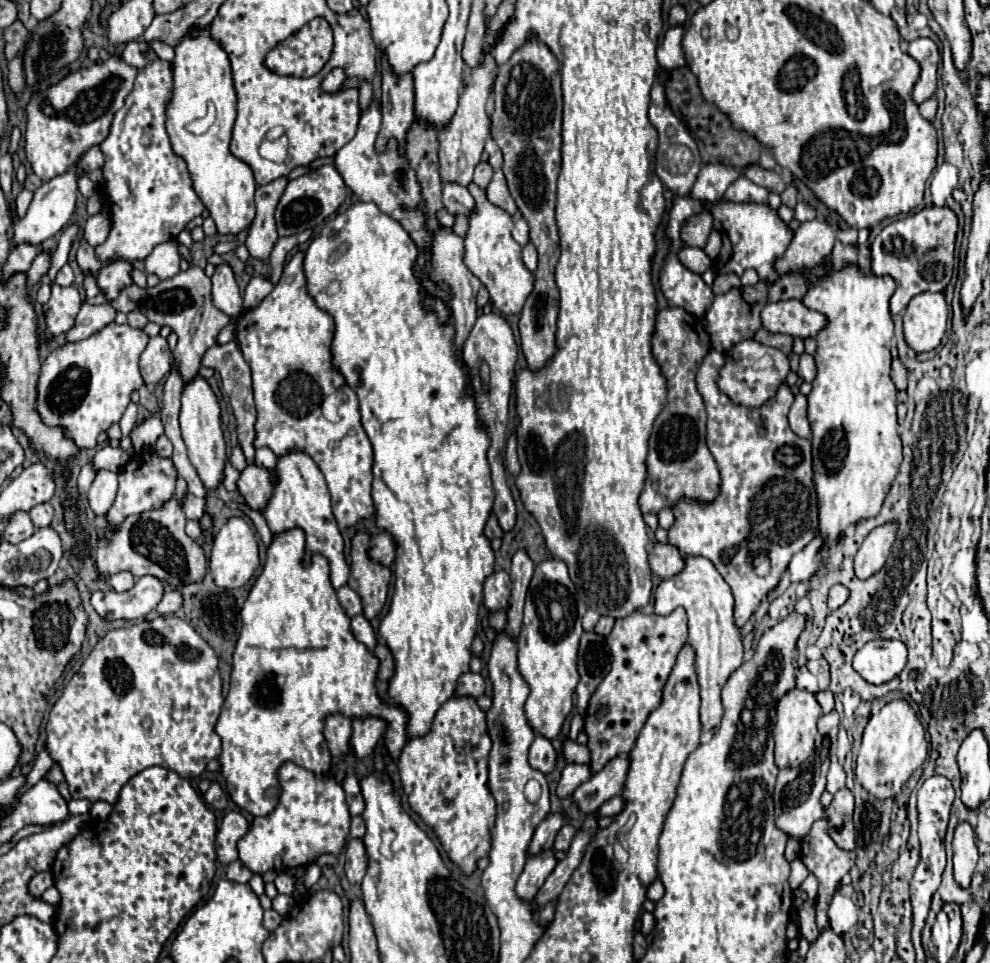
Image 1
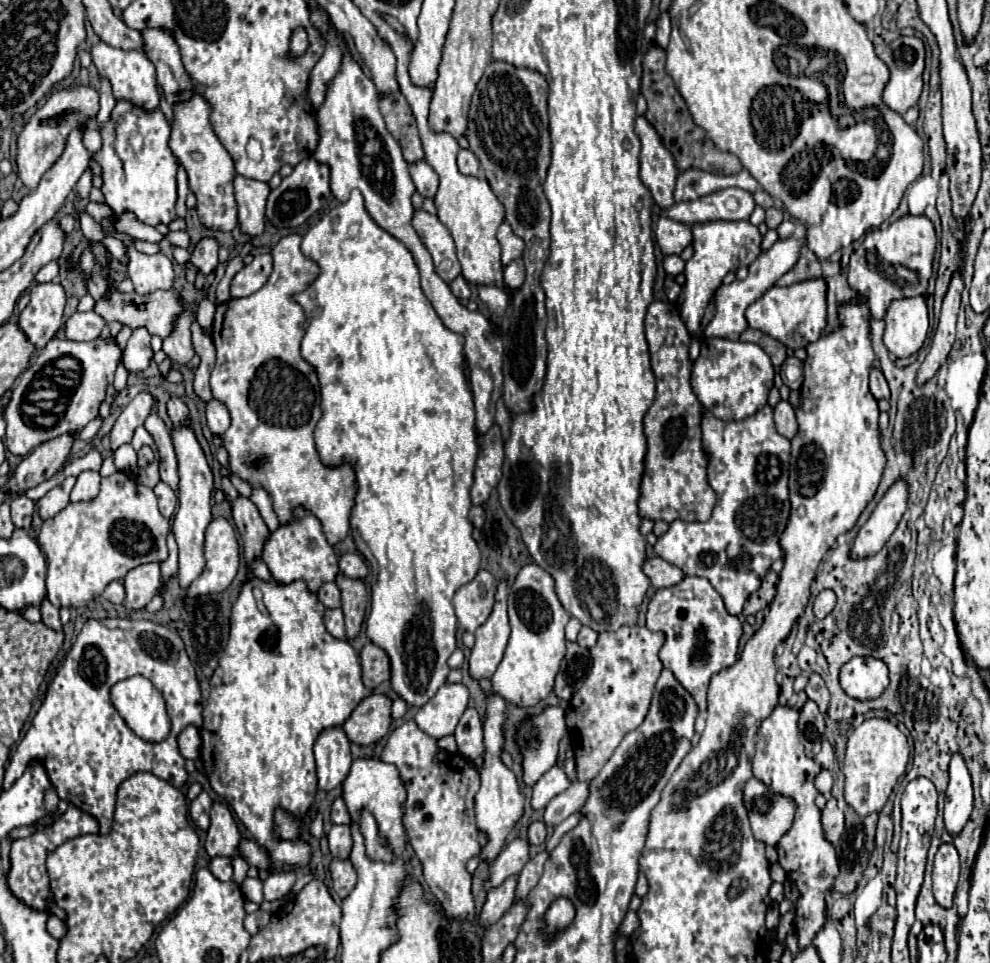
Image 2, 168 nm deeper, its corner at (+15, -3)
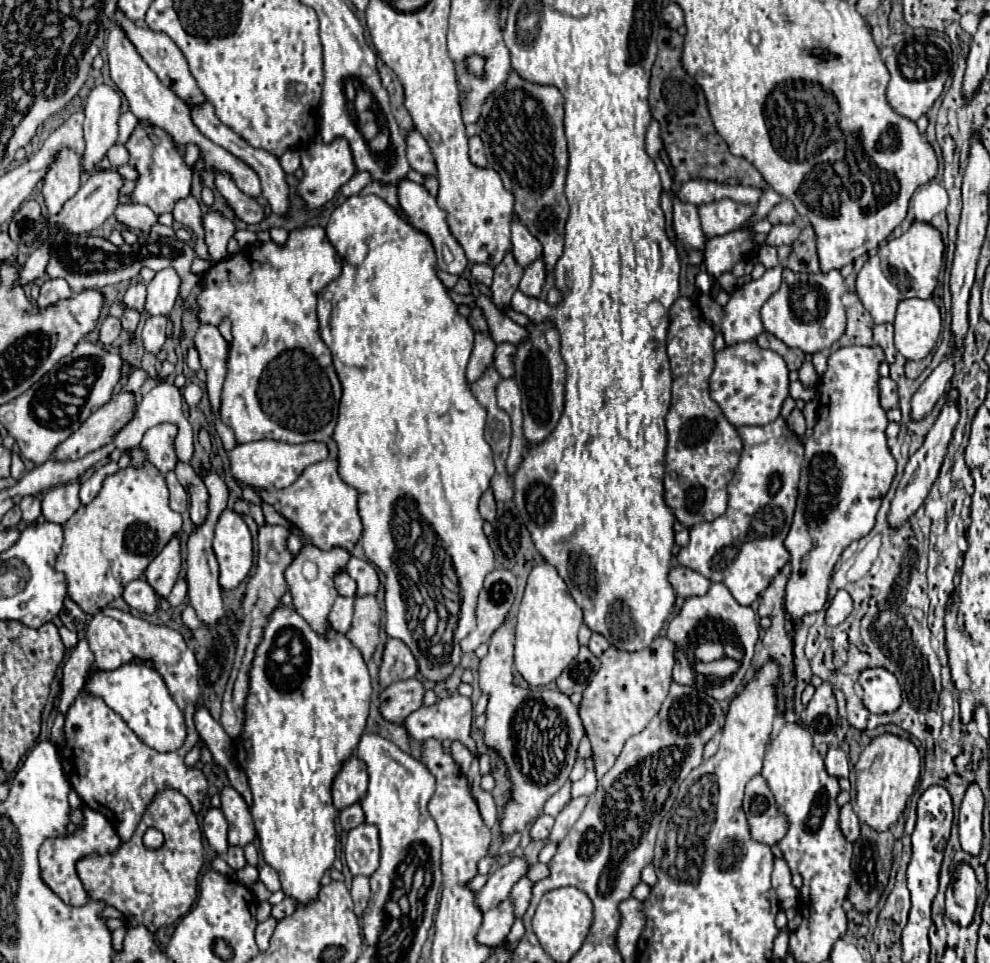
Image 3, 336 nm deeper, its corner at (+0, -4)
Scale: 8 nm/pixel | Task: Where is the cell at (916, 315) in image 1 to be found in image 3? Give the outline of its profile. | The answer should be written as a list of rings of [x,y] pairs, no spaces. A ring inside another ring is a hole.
[[[931,298],[901,300],[893,326],[895,348],[907,360],[923,360],[935,348],[941,334],[941,314]]]

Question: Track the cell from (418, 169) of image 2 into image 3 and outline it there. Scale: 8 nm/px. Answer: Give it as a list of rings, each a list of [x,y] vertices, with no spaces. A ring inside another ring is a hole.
[[[409,130],[405,134],[407,142],[407,160],[413,170],[417,170],[423,176],[433,176],[435,174],[435,160],[433,154],[425,142],[425,138],[417,130]]]

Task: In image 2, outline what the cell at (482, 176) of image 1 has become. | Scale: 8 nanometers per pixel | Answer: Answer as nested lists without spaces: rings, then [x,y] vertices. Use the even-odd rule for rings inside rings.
[[[460,149],[458,151],[458,171],[462,175],[478,175],[480,171],[480,161],[470,149]]]

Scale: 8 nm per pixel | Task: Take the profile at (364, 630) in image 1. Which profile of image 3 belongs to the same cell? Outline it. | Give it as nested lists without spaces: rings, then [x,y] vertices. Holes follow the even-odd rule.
[[[337,596],[335,604],[333,604],[333,610],[329,614],[329,622],[333,626],[335,632],[339,634],[345,634],[351,626],[351,620],[353,620],[353,600],[355,598],[347,598],[347,596]]]

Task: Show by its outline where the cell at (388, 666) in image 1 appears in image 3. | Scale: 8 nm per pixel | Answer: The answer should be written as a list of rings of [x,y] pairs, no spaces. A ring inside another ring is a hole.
[[[389,638],[389,642],[385,644],[383,664],[379,670],[381,688],[387,688],[389,684],[393,684],[397,680],[413,678],[413,676],[417,676],[417,672],[419,672],[419,664],[417,664],[415,656],[411,654],[411,650],[407,648],[407,644],[403,644],[397,638]]]

